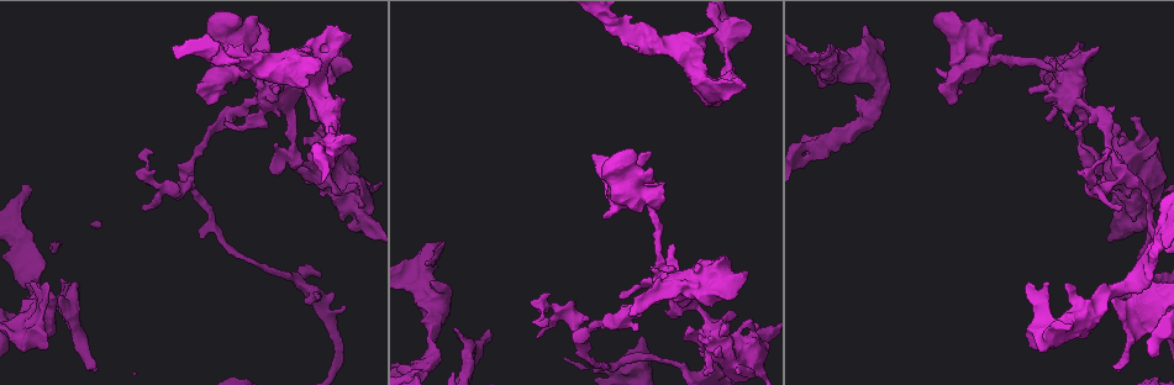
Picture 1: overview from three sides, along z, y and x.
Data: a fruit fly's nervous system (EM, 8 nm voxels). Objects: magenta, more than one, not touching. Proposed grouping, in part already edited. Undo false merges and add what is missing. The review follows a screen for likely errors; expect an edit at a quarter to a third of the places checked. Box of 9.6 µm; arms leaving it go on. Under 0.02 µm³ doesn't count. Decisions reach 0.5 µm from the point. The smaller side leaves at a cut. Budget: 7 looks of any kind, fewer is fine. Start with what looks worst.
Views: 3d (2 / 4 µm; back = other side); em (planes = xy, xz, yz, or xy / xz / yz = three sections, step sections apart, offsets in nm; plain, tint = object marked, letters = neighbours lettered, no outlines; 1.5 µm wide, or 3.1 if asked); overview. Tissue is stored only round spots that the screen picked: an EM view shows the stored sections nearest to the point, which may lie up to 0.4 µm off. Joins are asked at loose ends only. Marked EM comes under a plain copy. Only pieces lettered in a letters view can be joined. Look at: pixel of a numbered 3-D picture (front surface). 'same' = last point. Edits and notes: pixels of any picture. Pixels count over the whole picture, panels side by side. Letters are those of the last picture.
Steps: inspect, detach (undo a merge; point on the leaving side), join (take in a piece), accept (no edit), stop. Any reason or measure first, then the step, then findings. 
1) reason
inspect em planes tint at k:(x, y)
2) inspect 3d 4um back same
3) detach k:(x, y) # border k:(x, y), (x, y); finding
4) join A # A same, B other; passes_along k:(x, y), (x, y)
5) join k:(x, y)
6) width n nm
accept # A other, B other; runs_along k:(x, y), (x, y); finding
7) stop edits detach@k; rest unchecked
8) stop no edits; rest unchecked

free end
inspect 3d 2um at 1:(1112, 368)

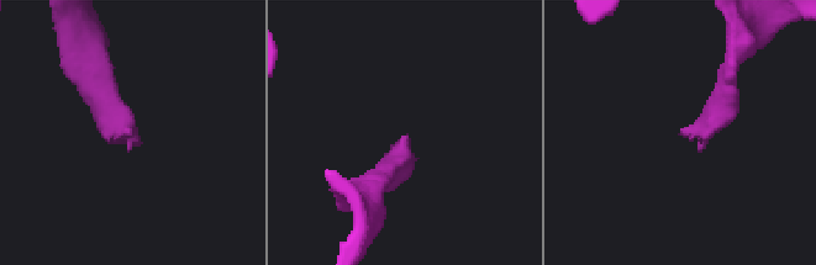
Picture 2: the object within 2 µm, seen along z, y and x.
inspect em planes letters at 2:(132, 138)

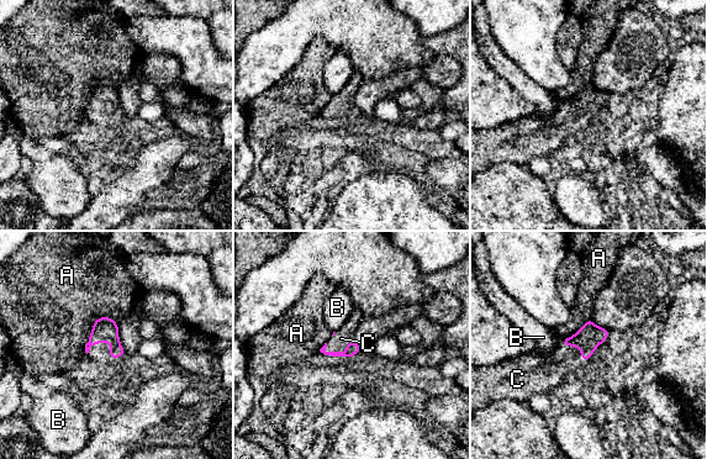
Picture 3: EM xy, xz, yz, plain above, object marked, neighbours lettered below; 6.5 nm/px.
join C # A other, B other, C same; passes_along 3:(590, 336), (581, 354), (548, 372); it goes on there

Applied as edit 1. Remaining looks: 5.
inspect overview

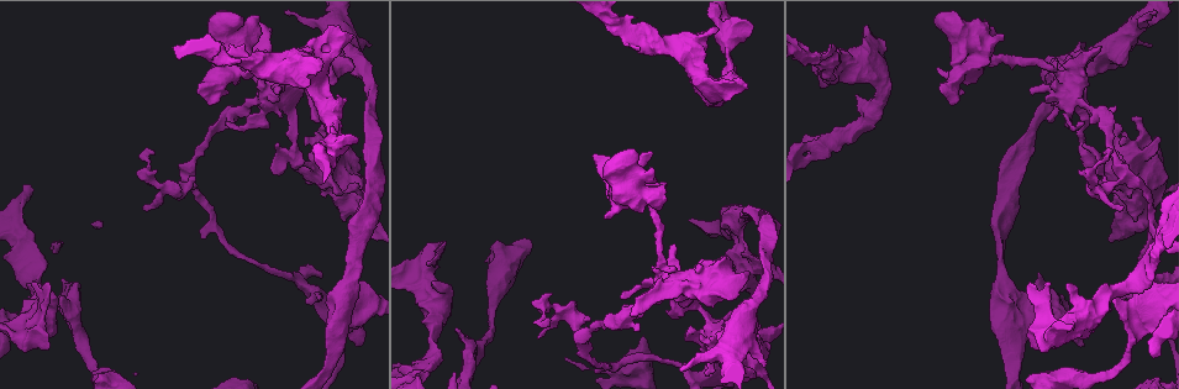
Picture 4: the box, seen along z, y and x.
an open end
inspect em planes tint at 4:(356, 141)

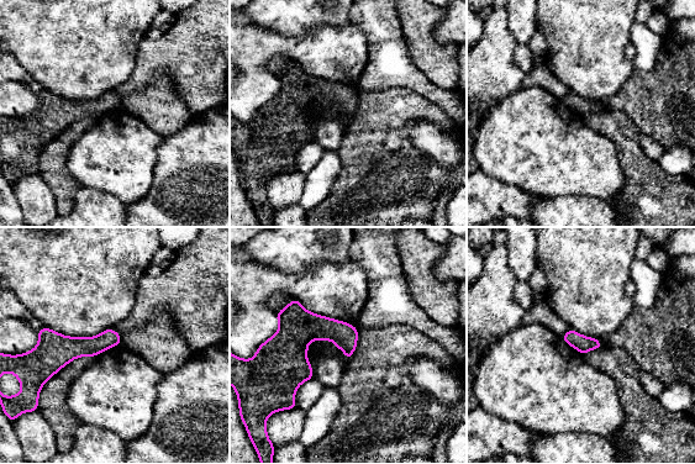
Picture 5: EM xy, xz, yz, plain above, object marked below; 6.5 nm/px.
inspect em planes letters same

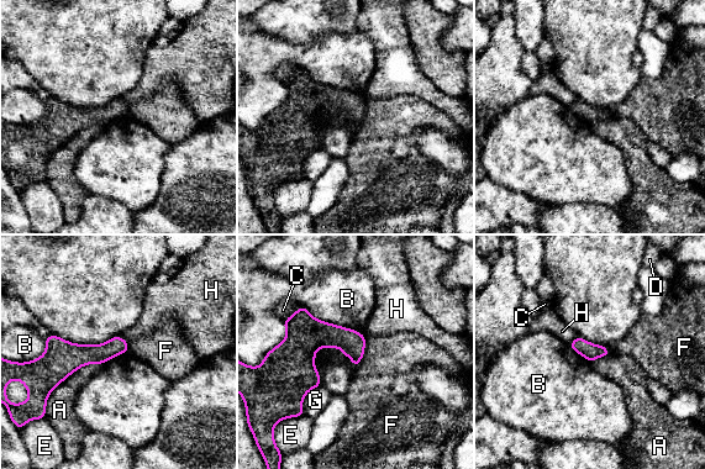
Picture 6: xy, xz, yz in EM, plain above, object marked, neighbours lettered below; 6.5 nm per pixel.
width 110 nm
accept # A other, B other, C other, D other, E other, F other, G other, H other; border 6:(103, 363), (79, 367), (47, 399); no lettered piece goes on from it

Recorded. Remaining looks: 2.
stop edits join@3; rest unchecked

